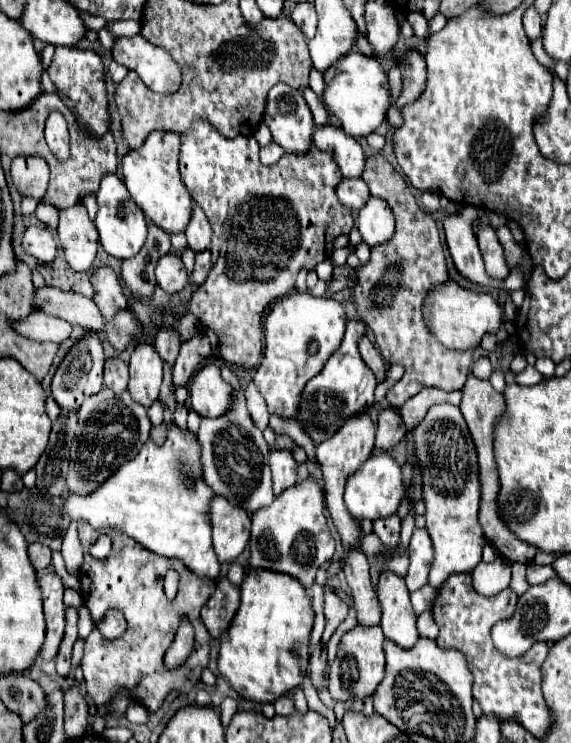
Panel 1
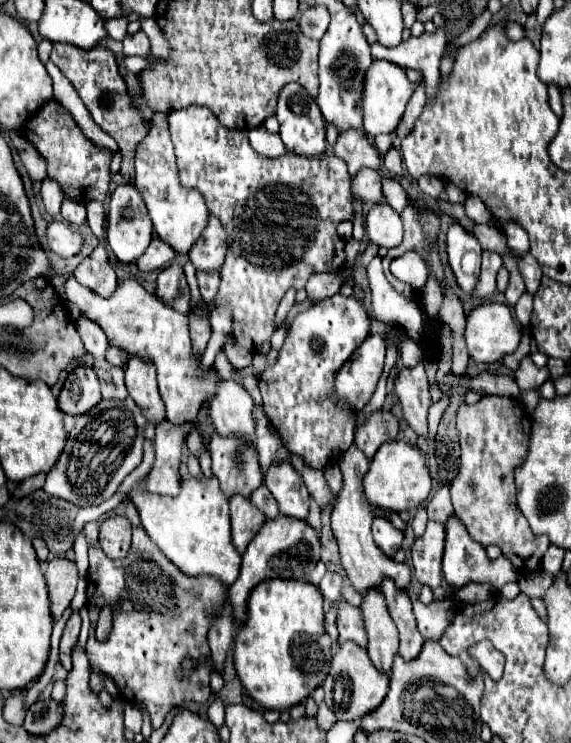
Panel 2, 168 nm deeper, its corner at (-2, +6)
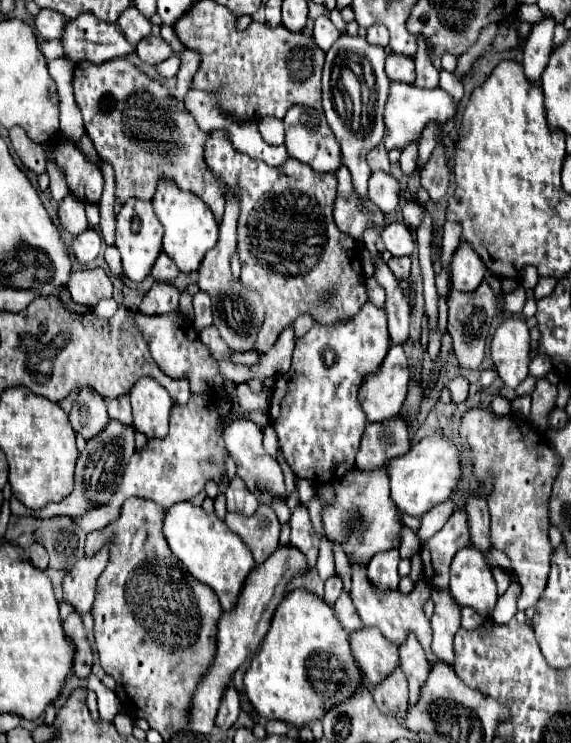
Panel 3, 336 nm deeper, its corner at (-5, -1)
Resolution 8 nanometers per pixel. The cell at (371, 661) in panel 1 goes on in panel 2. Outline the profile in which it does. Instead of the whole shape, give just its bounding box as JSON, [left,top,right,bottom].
[324,642,390,720]

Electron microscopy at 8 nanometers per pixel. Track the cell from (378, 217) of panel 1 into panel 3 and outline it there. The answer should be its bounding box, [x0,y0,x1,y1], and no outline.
[381,223,413,255]

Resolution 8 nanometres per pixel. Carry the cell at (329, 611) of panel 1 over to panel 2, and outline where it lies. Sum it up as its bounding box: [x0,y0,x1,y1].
[332,598,366,648]

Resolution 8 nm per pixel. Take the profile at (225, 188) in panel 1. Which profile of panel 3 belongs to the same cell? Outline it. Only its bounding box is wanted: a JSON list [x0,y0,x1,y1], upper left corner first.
[205,131,367,351]

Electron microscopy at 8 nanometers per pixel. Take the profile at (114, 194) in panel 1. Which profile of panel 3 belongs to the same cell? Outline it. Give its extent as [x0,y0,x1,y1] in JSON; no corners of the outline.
[115,199,163,283]

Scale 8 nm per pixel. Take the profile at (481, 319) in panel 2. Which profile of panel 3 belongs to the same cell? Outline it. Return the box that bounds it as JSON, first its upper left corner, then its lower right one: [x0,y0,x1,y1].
[491,319,531,389]

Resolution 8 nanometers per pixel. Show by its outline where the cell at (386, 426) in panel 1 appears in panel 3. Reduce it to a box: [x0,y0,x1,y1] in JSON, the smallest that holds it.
[355,417,409,471]

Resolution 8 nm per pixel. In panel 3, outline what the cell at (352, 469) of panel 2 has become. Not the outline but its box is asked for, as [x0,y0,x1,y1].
[351,563,437,665]

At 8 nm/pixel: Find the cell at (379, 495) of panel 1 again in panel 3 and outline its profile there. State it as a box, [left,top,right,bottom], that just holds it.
[389,435,463,517]

